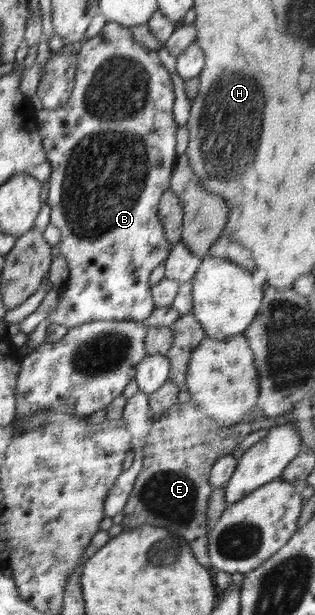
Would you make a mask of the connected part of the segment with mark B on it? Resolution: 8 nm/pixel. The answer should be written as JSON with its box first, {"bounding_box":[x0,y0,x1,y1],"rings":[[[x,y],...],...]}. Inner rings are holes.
{"bounding_box":[24,22,179,354],"rings":[[[107,22],[100,30],[98,36],[90,40],[84,39],[82,43],[82,50],[76,54],[78,66],[76,67],[74,89],[72,89],[70,98],[68,98],[66,104],[54,111],[49,112],[47,109],[42,109],[38,112],[38,132],[40,132],[42,137],[42,146],[46,153],[46,158],[52,165],[52,174],[50,174],[50,181],[45,190],[45,195],[48,197],[48,206],[51,208],[49,224],[54,224],[56,228],[60,229],[60,254],[68,261],[69,278],[66,281],[64,290],[61,291],[58,308],[54,308],[38,324],[38,328],[28,334],[28,341],[24,346],[26,349],[24,354],[28,354],[31,352],[30,350],[38,348],[38,345],[45,342],[47,329],[52,323],[62,324],[62,326],[70,329],[96,320],[134,320],[145,322],[152,310],[156,308],[152,298],[149,276],[156,267],[164,264],[170,249],[172,249],[172,244],[164,236],[164,226],[162,226],[162,222],[158,218],[158,203],[162,194],[170,187],[171,176],[178,157],[175,153],[175,136],[179,125],[174,122],[172,114],[175,92],[168,69],[160,62],[156,51],[149,50],[136,42],[131,36],[130,29],[127,29],[120,23]]]}

